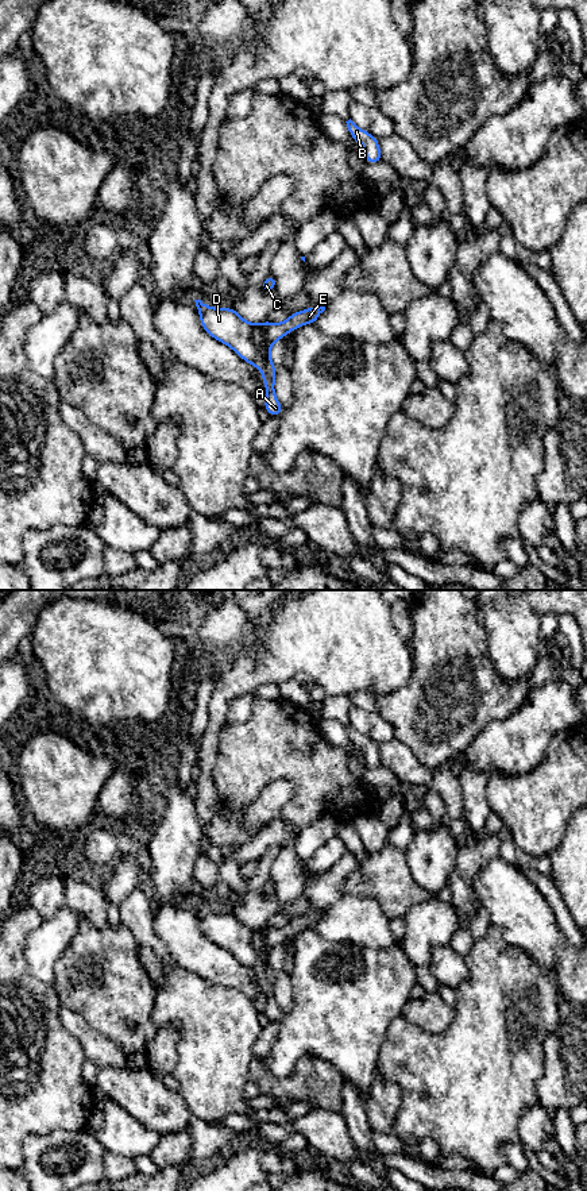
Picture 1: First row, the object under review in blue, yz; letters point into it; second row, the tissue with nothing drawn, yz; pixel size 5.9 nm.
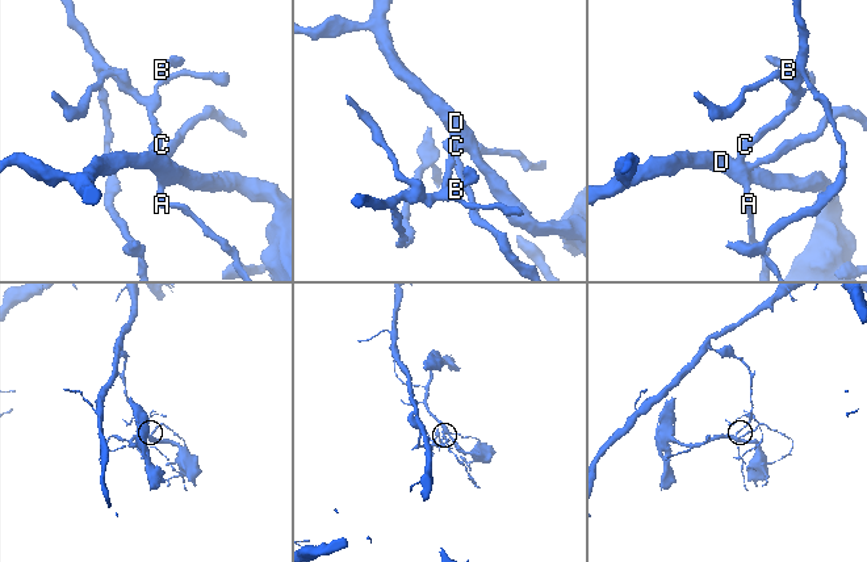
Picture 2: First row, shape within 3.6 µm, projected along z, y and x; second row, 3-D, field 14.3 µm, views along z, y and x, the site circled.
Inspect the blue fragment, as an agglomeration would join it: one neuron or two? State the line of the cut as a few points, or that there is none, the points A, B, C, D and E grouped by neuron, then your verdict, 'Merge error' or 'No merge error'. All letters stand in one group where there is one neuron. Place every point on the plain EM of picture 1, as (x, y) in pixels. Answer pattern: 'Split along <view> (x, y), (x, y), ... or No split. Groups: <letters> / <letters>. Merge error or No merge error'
Split along yz (253, 929), (253, 944), (259, 958), (258, 971). Groups: A B C / D E. Merge error

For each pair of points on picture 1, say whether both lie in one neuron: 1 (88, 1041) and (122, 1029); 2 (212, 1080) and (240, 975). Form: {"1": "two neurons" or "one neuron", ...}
{"1": "two neurons", "2": "two neurons"}

